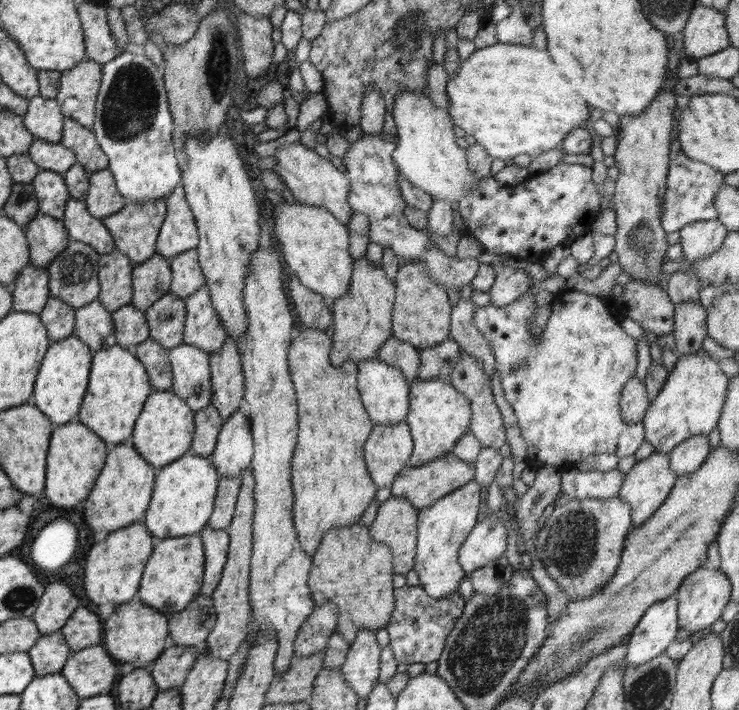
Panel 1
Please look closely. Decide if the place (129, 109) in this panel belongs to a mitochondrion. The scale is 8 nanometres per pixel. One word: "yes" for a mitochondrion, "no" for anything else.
yes

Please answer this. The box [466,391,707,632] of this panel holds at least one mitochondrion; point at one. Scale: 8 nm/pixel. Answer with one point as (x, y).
(571, 546)

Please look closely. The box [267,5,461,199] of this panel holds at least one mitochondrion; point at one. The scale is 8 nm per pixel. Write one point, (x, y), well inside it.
(410, 47)

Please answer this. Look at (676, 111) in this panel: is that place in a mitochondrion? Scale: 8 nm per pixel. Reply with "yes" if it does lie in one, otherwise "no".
no

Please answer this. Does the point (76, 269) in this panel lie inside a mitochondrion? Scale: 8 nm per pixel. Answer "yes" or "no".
yes

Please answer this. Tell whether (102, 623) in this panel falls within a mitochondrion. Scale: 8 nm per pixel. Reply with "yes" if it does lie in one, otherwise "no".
no

